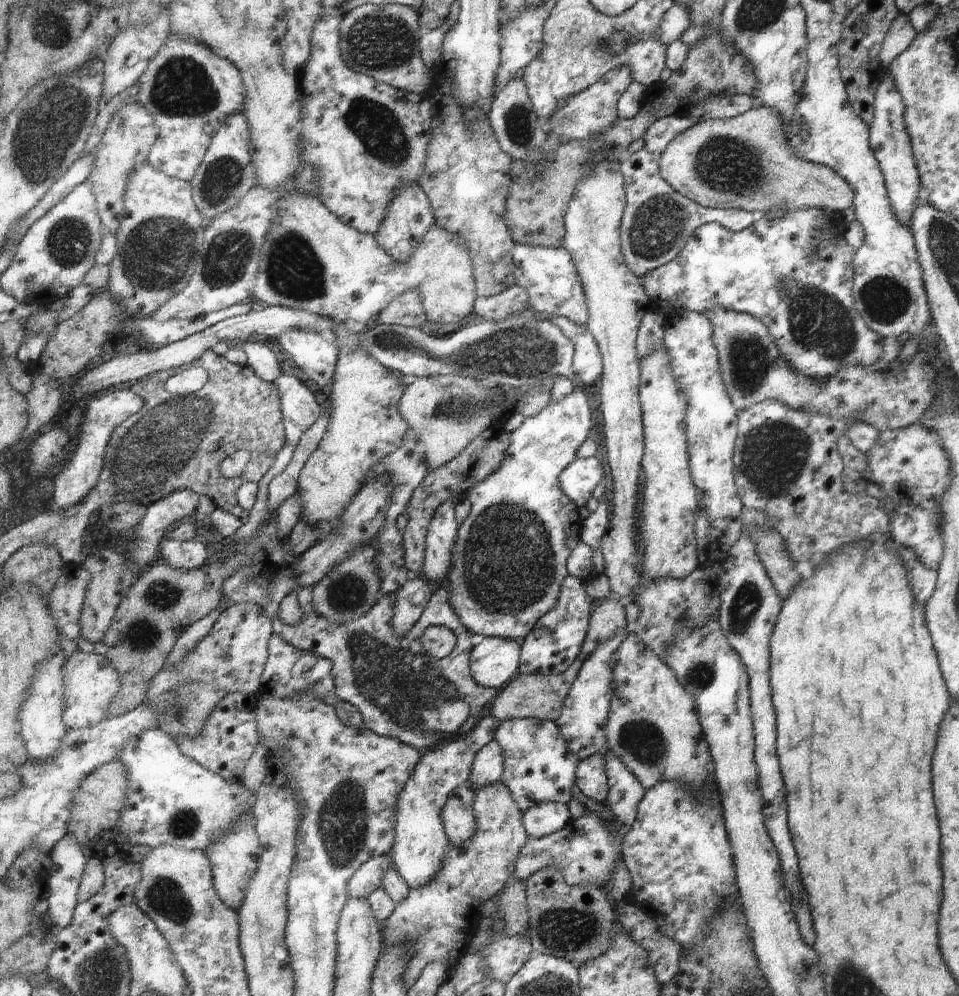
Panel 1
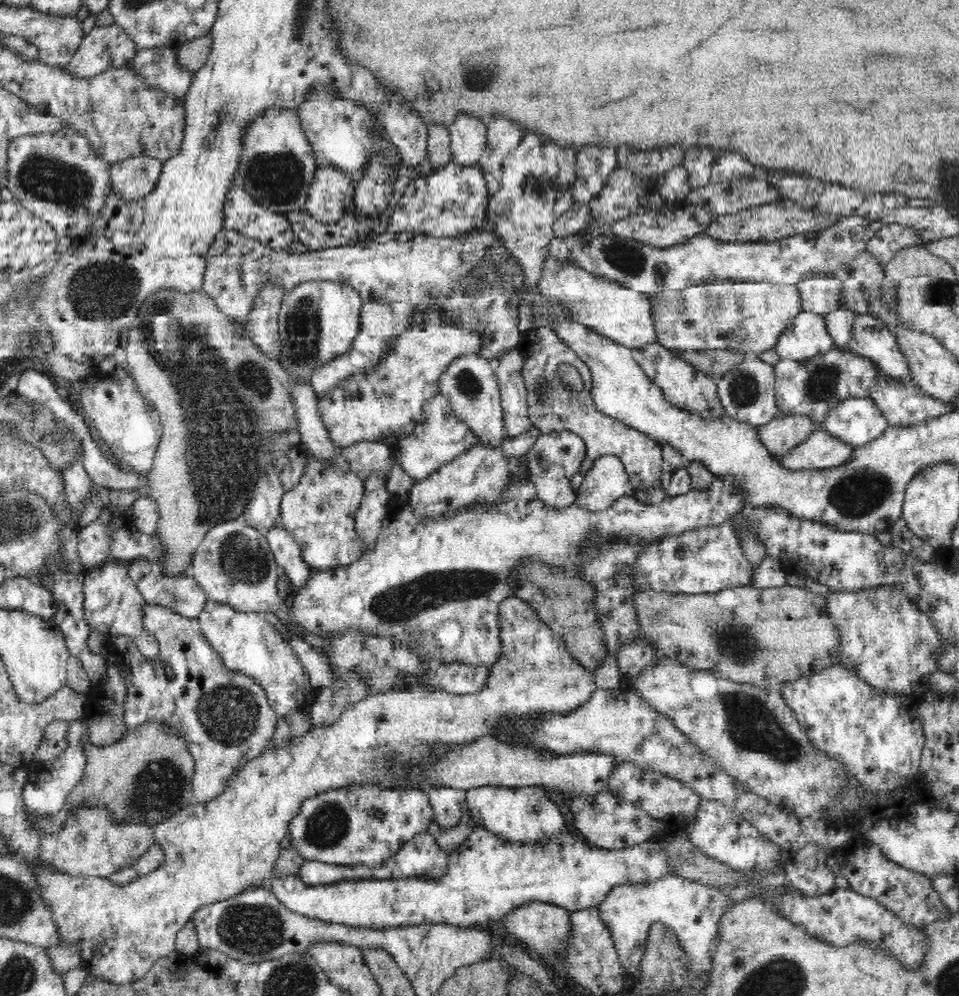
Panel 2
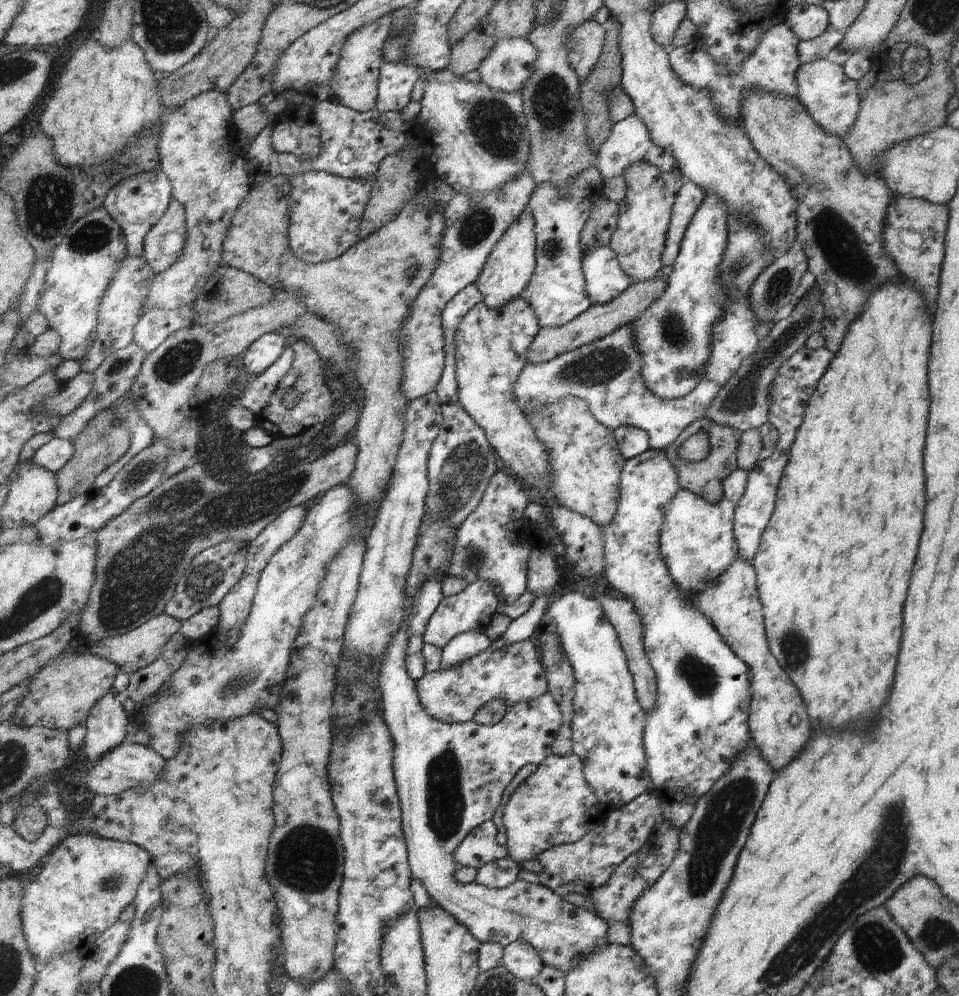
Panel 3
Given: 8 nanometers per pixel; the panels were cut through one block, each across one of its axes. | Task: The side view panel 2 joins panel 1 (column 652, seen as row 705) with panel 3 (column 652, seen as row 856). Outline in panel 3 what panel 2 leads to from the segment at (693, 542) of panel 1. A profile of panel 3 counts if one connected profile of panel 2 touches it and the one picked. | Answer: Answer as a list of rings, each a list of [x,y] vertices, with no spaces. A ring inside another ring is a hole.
[[[636,162],[625,172],[624,179],[628,181],[628,195],[620,202],[620,222],[610,248],[617,253],[621,268],[634,283],[653,280],[665,266],[664,250],[673,209],[685,177],[681,172],[665,172],[650,162]]]

